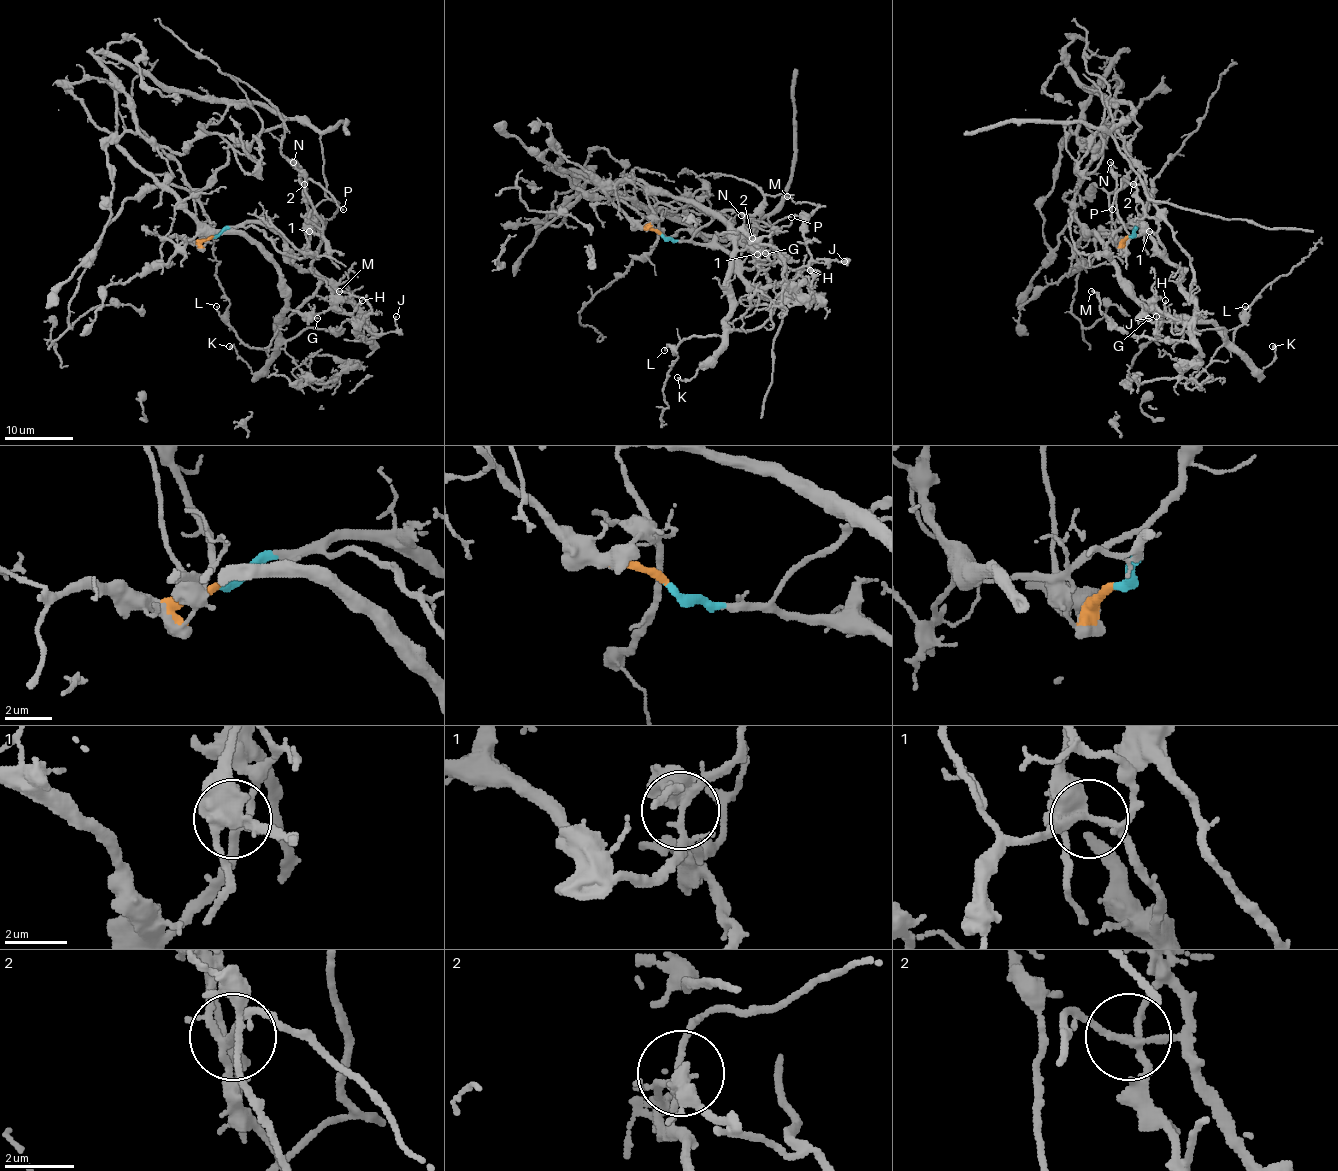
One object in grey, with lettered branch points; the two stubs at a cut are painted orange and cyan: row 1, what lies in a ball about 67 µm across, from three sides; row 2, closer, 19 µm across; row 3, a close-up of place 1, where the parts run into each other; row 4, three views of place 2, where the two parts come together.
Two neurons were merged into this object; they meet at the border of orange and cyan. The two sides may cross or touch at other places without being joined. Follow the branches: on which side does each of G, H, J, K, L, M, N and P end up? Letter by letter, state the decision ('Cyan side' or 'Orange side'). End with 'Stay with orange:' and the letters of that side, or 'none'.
G: Orange side
H: Cyan side
J: Orange side
K: Orange side
L: Orange side
M: Cyan side
N: Cyan side
P: Orange side
Stay with orange: G, J, K, L, P

